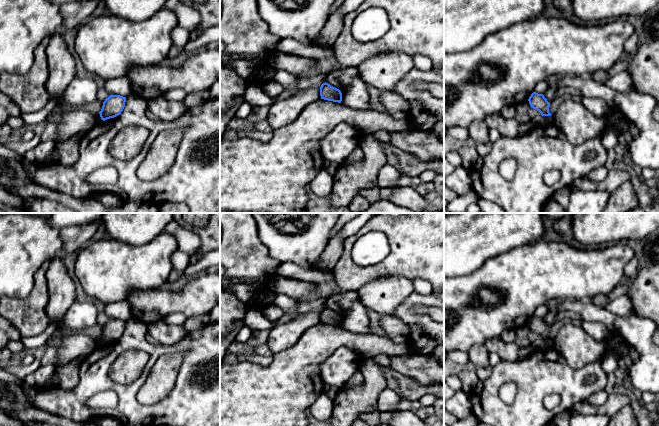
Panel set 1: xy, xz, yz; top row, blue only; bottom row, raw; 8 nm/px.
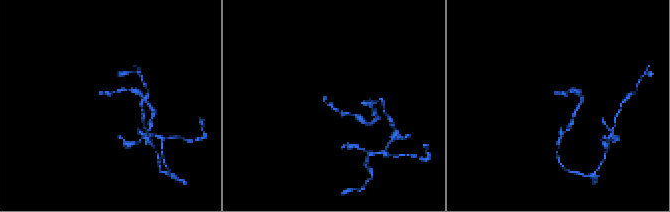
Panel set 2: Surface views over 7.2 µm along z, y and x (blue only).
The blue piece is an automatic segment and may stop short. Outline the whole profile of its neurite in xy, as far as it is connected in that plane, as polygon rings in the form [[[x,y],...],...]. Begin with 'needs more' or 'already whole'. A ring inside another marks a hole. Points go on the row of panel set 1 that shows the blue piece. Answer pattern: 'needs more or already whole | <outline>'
already whole | [[[110,95],[103,102],[100,117],[103,121],[114,118],[121,114],[125,107],[126,97],[120,95]]]

